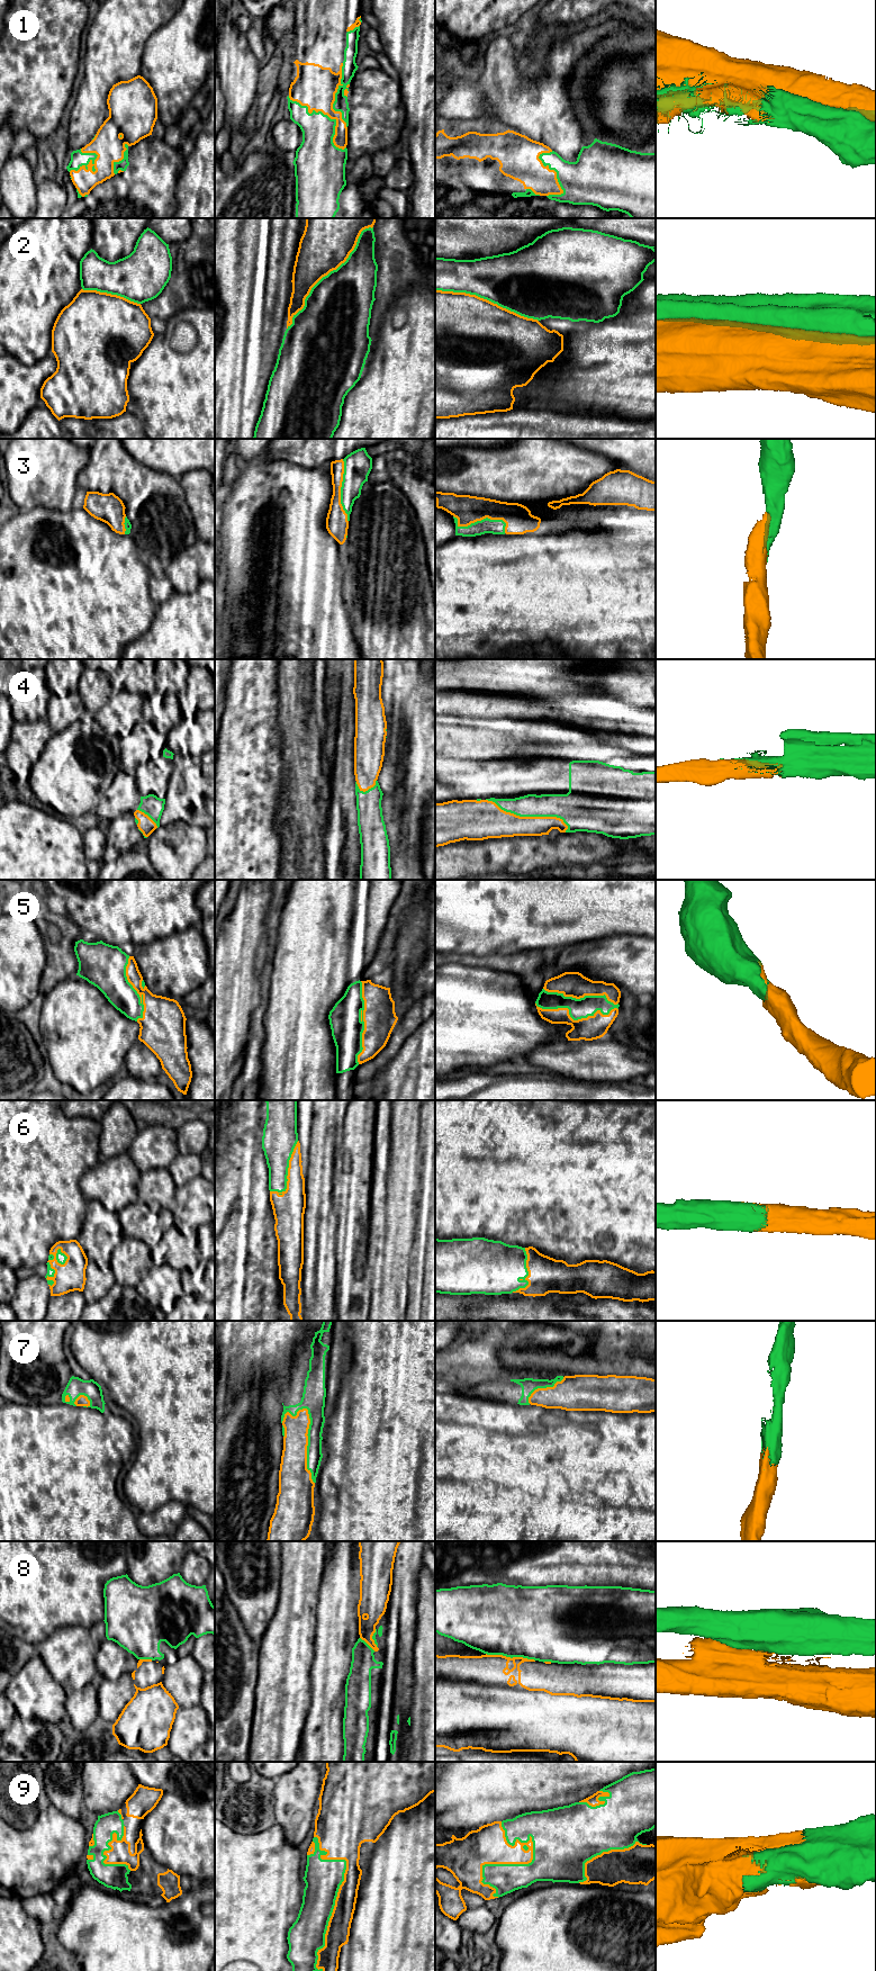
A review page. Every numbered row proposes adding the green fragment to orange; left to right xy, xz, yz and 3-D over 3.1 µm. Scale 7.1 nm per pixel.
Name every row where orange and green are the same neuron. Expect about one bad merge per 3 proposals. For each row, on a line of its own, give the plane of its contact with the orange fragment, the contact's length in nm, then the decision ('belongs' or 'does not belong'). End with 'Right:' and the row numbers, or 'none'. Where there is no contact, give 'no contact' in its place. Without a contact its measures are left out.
1: meets orange in xz; contact 550 nm long; does not belong
2: meets orange in xz; contact 950 nm long; does not belong
3: meets orange in yz; contact 400 nm long; belongs
4: meets orange in yz; contact 650 nm long; belongs
5: meets orange in xz; contact 600 nm long; belongs
6: meets orange in xy; contact 280 nm long; belongs
7: meets orange in xz; contact 550 nm long; belongs
8: meets orange in yz; contact 360 nm long; does not belong
9: meets orange in yz; contact 550 nm long; belongs
Right: 3, 4, 5, 6, 7, 9

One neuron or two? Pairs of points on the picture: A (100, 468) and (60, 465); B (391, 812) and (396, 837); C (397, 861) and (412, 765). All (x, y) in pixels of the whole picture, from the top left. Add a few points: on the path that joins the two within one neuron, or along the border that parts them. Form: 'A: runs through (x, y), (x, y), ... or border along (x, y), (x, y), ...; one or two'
A: border along (90, 450), (90, 459), (78, 474), (77, 487); two
B: runs through (393, 818), (395, 831); one
C: border along (405, 795), (403, 804), (404, 844); two

